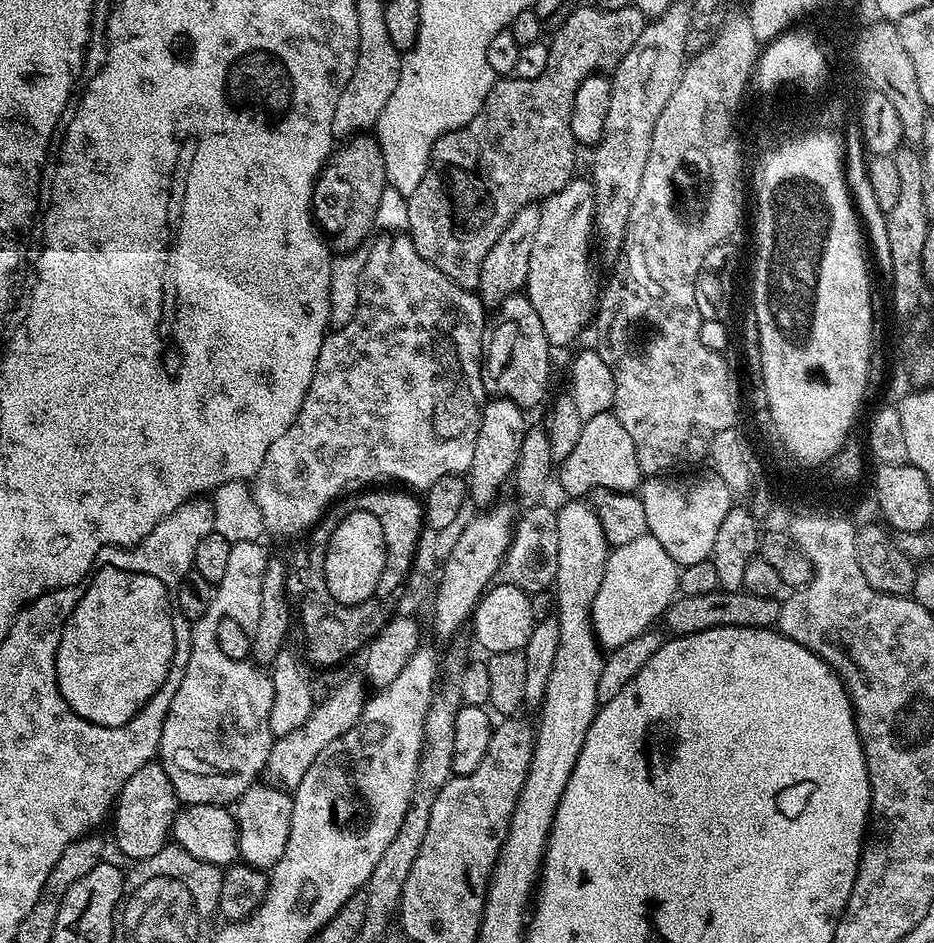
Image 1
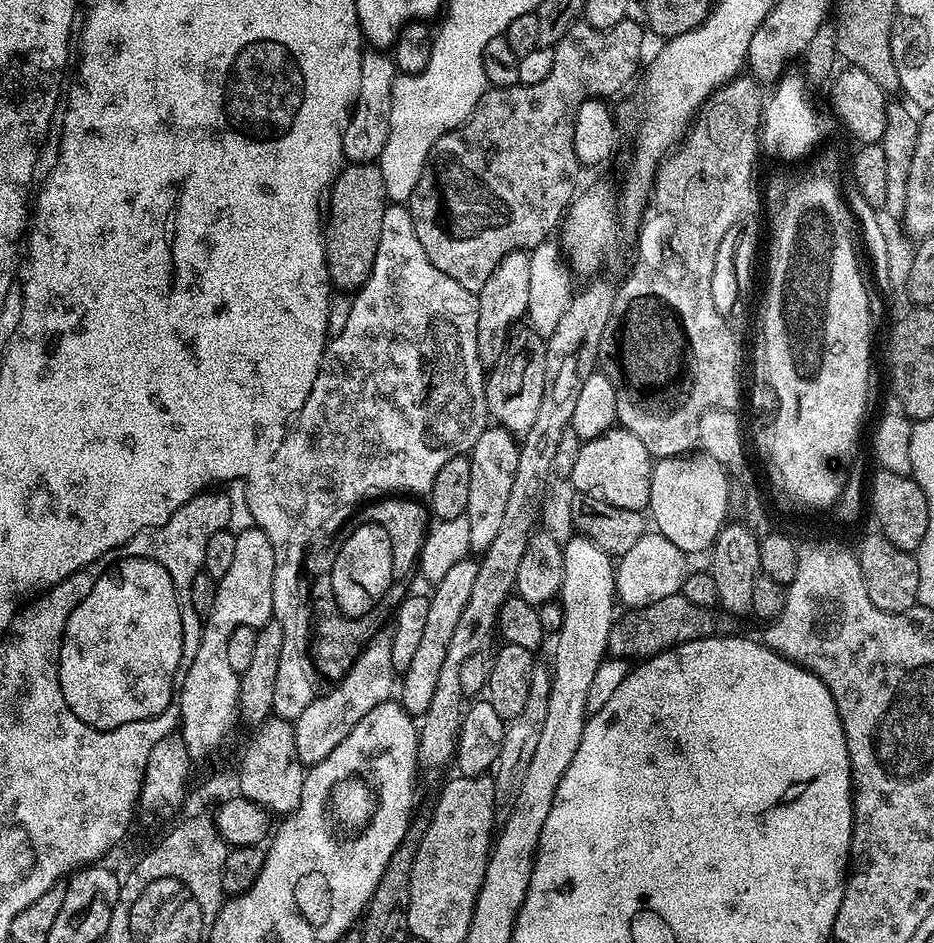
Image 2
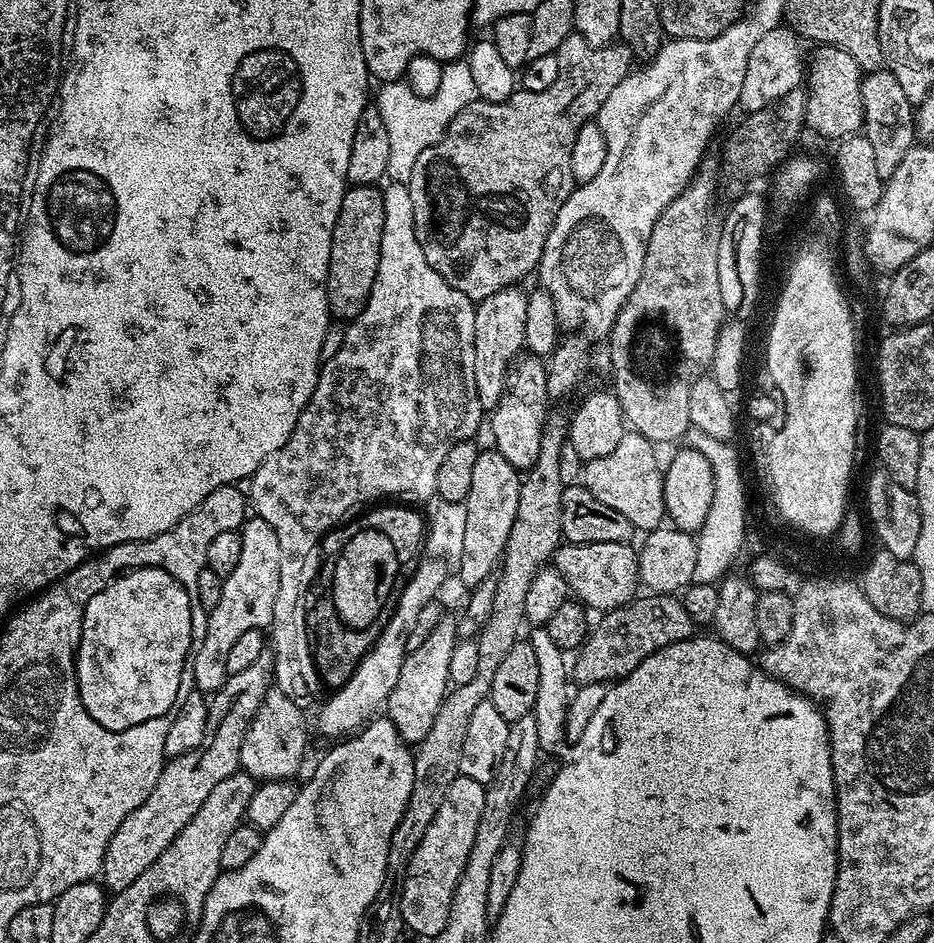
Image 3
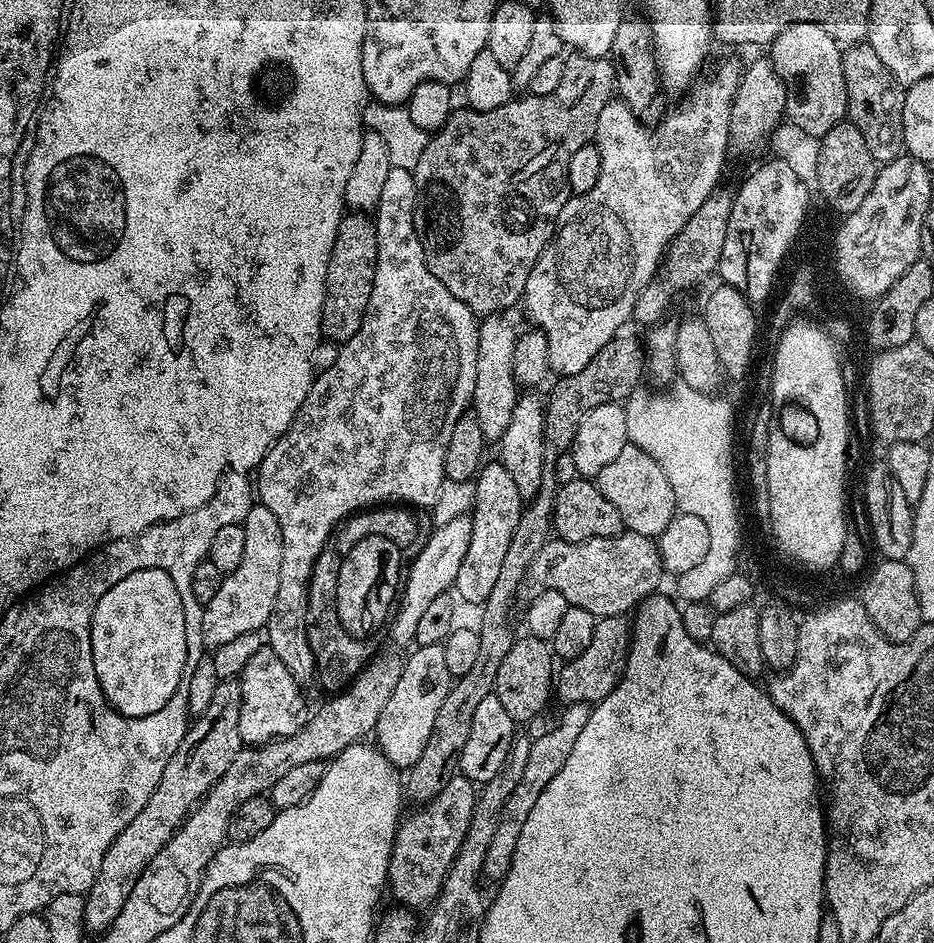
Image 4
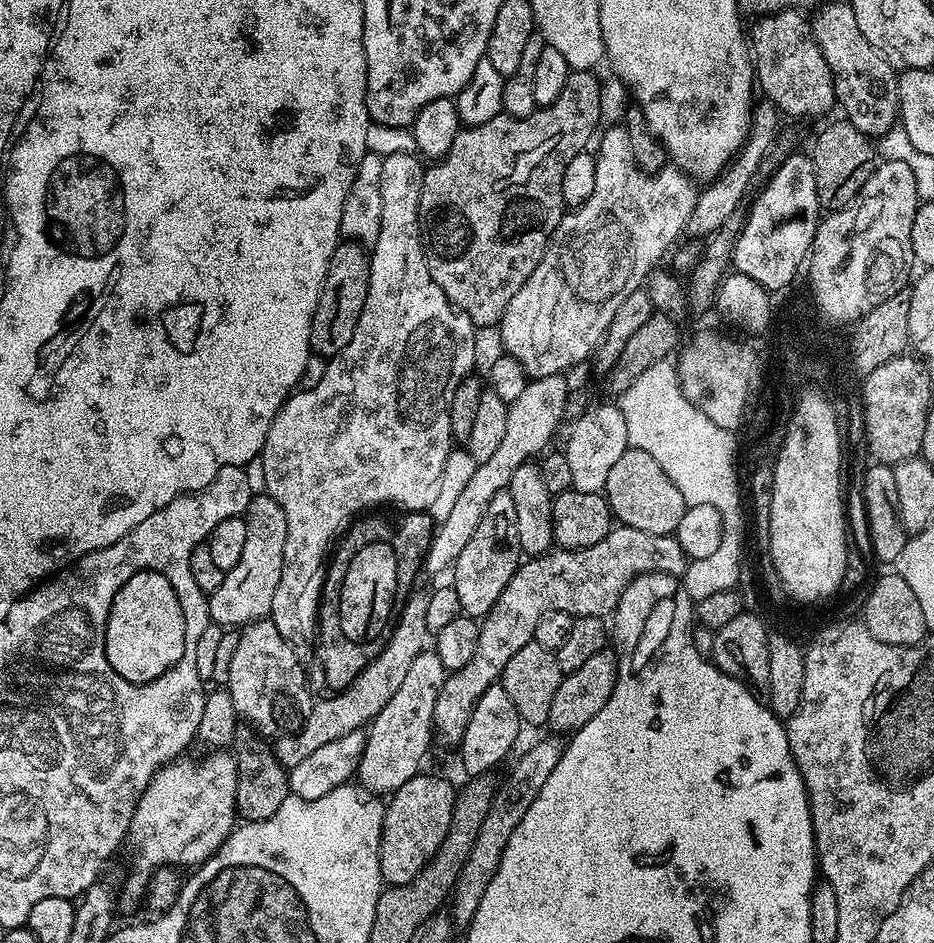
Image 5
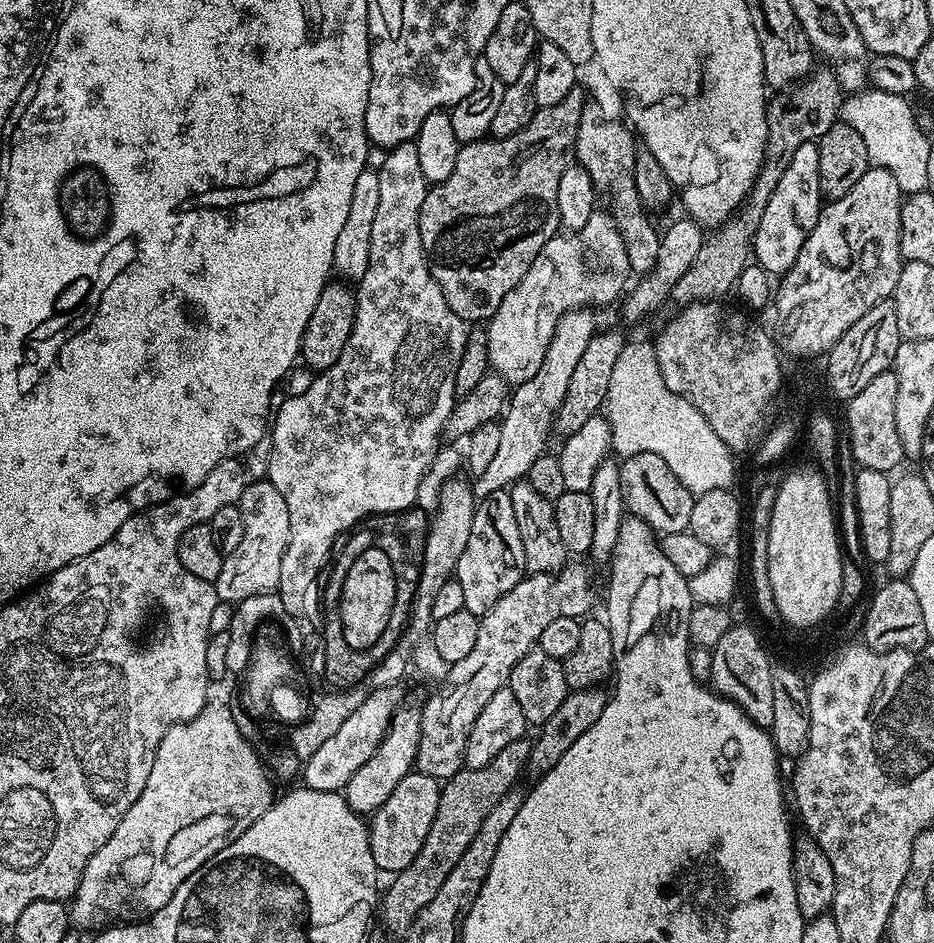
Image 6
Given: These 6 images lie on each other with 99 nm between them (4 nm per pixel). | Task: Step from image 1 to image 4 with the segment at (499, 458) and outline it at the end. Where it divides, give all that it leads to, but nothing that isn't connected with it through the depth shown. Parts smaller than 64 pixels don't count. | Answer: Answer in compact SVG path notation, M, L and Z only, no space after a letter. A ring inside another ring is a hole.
M499 462L485 463L474 483L476 497L474 511L471 513L470 546L466 546L466 558L462 558L462 566L458 566L454 592L461 601L464 599L468 604L482 606L486 598L490 598L490 590L498 579L498 573L502 571L506 549L510 546L510 538L514 538L514 530L518 526L522 501L518 486L514 486L514 478L510 478L510 470L506 470L506 466Z

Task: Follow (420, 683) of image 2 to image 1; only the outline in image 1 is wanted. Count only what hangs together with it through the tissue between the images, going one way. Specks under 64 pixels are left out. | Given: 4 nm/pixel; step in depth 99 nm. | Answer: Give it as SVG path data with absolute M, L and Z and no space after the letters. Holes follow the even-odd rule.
M497 502L477 511L466 526L450 554L442 560L444 569L436 584L436 597L432 600L432 628L440 640L451 641L460 627L469 623L477 604L490 585L497 579L504 563L504 553L512 541L512 529L518 512L515 507Z

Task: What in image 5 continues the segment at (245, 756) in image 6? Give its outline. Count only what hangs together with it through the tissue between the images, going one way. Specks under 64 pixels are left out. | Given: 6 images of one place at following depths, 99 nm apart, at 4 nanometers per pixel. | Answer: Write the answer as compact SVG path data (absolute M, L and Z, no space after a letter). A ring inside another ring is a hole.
M212 750L195 764L176 758L158 769L146 786L134 818L128 827L127 847L132 847L132 873L118 892L121 909L132 908L145 899L148 881L159 868L192 864L199 866L222 846L222 842L237 827L235 804L236 759L224 750Z

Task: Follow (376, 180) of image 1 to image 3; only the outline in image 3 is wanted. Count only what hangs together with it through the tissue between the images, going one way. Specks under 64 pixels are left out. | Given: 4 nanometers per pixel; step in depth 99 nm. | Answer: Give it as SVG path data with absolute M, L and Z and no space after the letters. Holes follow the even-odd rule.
M371 184L351 185L342 198L328 263L328 310L337 321L355 320L366 306L374 278L378 274L382 222L386 222L383 191Z

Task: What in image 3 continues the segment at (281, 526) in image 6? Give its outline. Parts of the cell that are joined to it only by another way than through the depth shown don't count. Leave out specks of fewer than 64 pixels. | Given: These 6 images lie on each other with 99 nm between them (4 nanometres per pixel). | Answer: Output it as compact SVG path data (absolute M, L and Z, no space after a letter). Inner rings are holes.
M255 514L245 519L239 533L242 538L242 555L238 558L238 566L234 566L229 576L223 577L221 601L208 613L202 646L199 647L199 653L194 654L192 682L205 694L218 691L228 679L228 652L238 637L252 629L263 631L271 627L273 620L275 595L278 592L278 562L282 562L282 553L278 550L278 534L274 534L274 526L270 526L270 522Z

